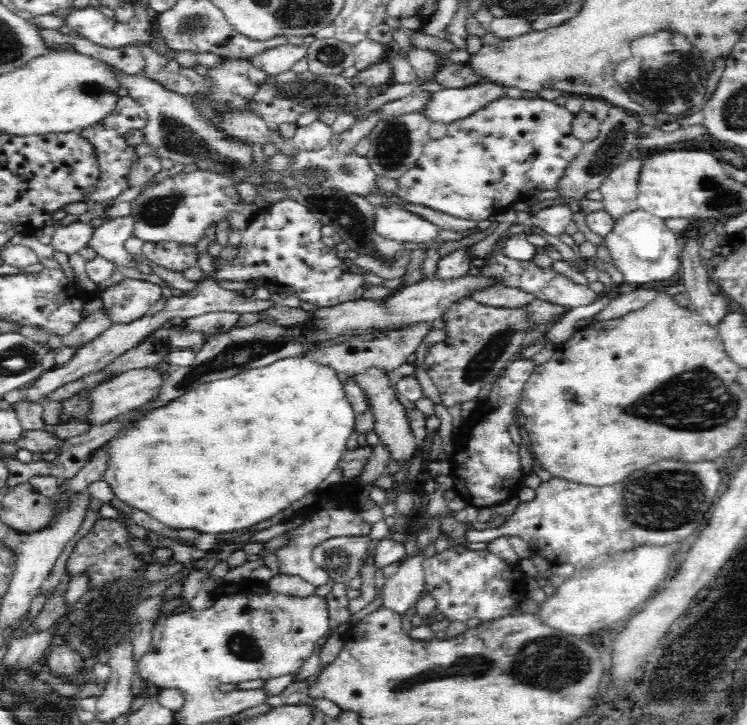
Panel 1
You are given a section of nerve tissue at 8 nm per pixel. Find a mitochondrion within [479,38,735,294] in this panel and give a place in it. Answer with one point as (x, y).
(668, 81)

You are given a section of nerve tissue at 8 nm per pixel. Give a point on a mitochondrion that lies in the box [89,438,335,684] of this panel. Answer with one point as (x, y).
(241, 644)

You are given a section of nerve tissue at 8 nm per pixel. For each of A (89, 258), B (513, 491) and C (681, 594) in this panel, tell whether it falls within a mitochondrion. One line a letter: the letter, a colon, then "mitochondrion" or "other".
A: other
B: other
C: other

